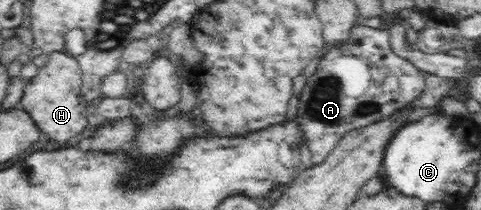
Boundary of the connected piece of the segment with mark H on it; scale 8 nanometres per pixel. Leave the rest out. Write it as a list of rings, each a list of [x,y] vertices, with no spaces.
[[[66,51],[50,53],[50,59],[40,67],[35,77],[28,81],[18,106],[26,108],[45,134],[45,139],[66,141],[88,126],[88,101],[83,96],[83,71],[76,56]]]

